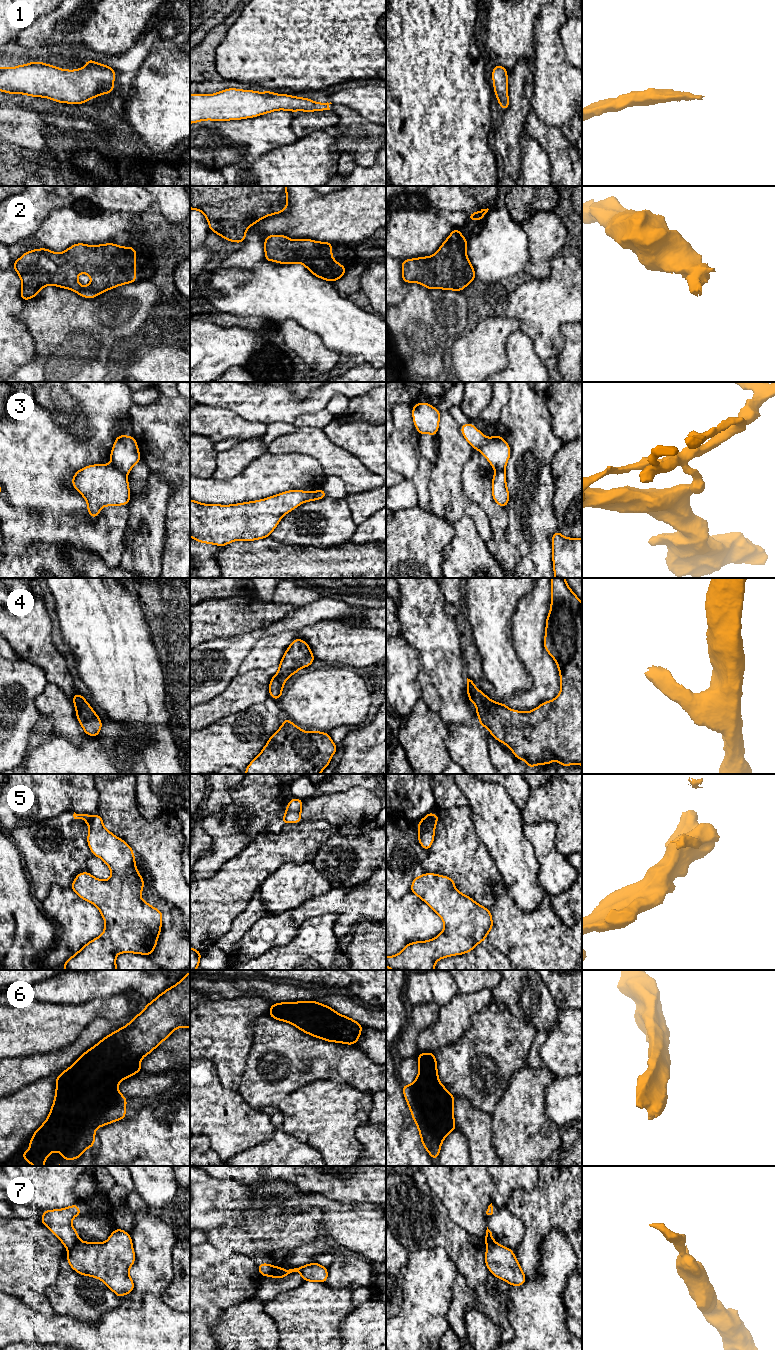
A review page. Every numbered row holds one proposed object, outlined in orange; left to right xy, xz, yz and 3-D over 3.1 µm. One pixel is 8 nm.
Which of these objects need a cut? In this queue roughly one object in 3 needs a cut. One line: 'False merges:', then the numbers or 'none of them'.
False merges: 3, 5, 7

